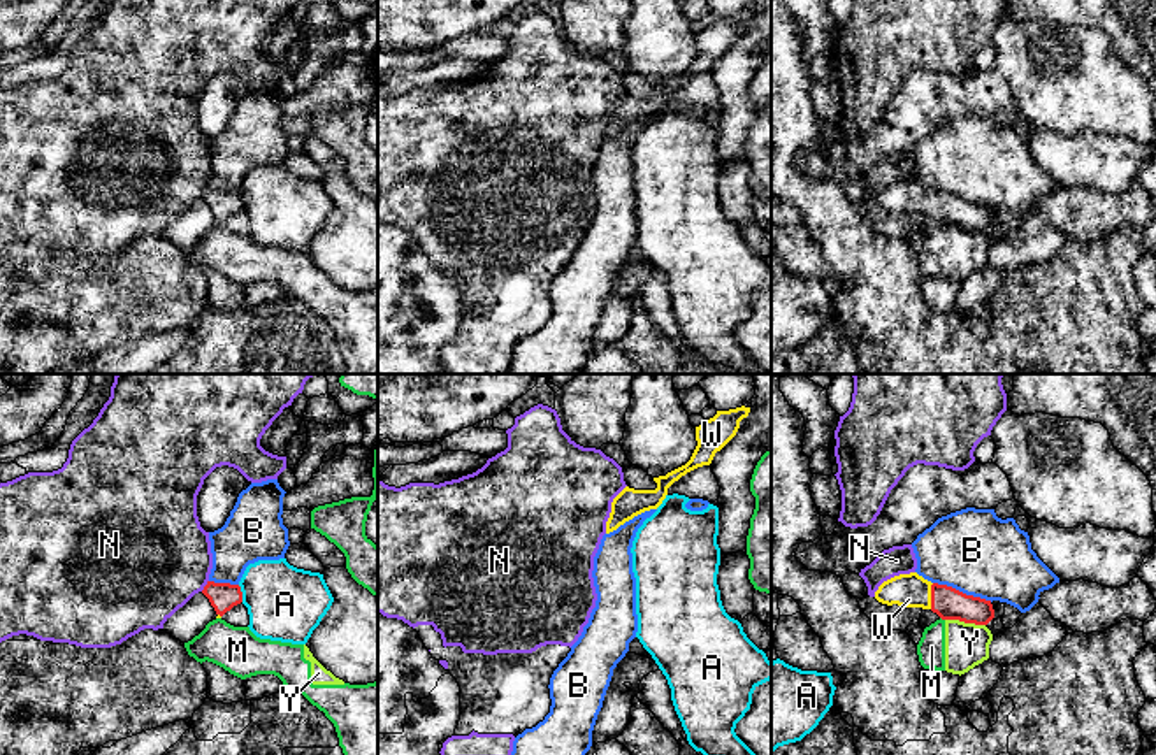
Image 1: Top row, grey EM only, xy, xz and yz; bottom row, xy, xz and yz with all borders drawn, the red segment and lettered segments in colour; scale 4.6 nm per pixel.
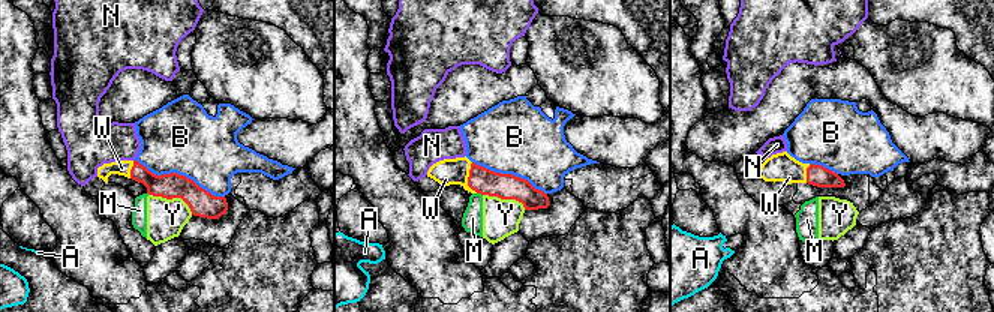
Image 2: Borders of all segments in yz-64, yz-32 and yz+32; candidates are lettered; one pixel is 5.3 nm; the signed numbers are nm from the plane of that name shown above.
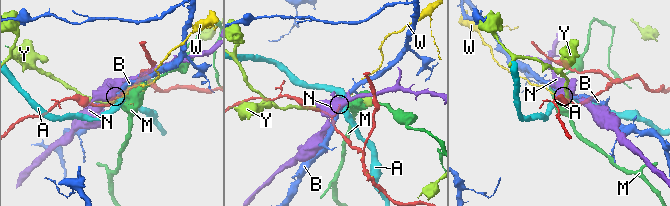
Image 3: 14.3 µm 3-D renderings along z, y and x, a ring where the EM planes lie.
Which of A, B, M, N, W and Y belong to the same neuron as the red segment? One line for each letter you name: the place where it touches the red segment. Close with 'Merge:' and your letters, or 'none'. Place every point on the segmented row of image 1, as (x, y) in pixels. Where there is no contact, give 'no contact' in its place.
W: yz (932, 596)
Merge: W

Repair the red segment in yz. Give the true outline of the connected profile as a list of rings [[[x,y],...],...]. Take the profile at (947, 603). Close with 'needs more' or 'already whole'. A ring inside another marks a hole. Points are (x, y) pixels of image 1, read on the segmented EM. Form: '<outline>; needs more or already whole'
[[[917,572],[900,574],[884,581],[875,592],[882,604],[931,609],[942,620],[987,625],[994,618],[991,600],[966,595],[952,586],[924,579]]]; needs more

